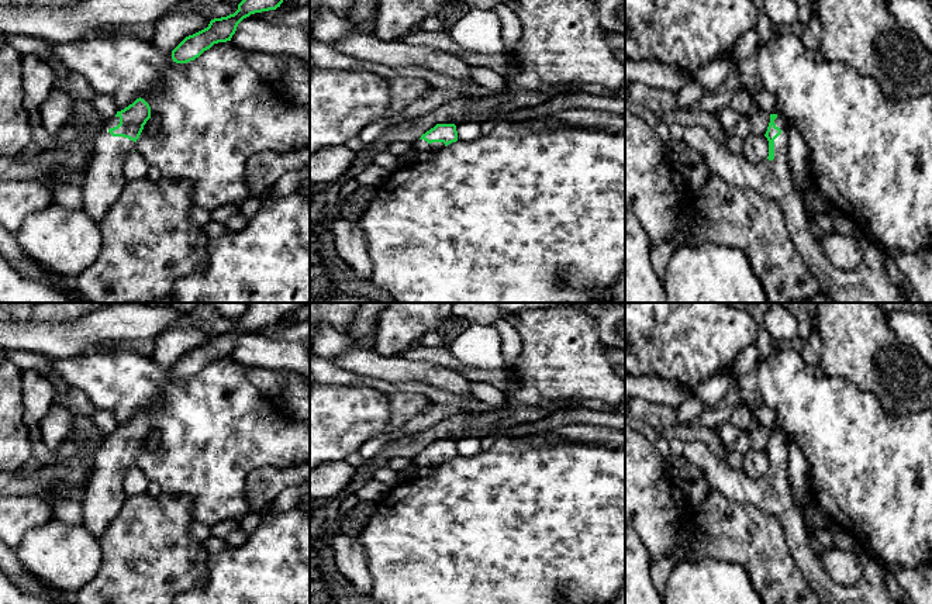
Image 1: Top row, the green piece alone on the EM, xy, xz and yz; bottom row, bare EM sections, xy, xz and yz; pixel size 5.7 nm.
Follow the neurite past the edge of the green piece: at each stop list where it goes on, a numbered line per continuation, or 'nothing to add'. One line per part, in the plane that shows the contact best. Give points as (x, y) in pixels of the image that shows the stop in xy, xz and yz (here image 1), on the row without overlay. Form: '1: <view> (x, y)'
1: yz (772, 494)

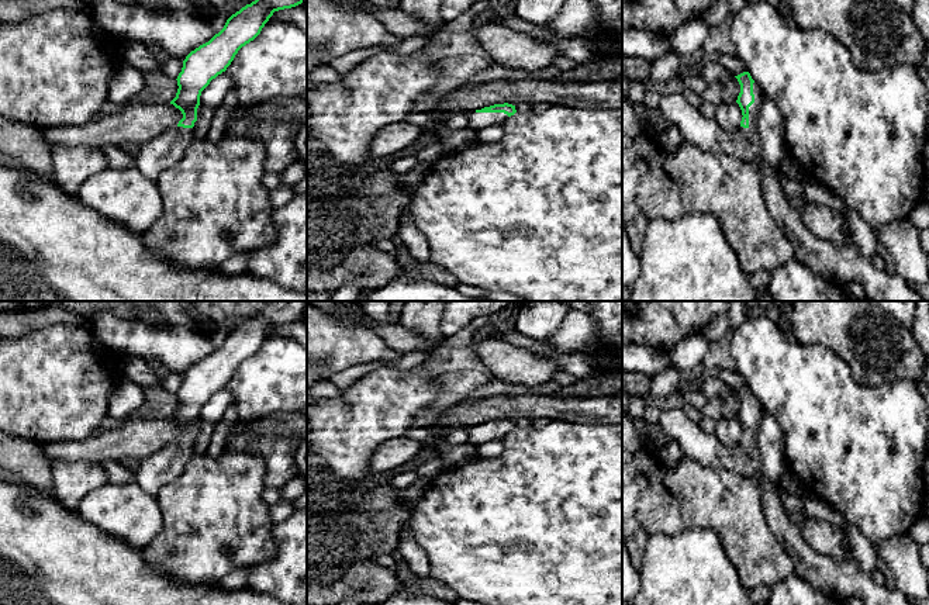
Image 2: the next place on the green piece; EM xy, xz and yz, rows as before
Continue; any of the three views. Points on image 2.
1: yz (841, 578)

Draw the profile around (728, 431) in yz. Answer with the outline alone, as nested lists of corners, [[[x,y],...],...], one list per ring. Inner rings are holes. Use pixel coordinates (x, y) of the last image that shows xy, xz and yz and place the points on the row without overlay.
[[[736,416],[721,418],[715,426],[715,436],[725,446],[733,446],[740,442],[742,432],[742,425]]]

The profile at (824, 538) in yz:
[[[805,519],[800,530],[805,542],[819,554],[838,560],[849,557],[843,533],[826,521]]]

